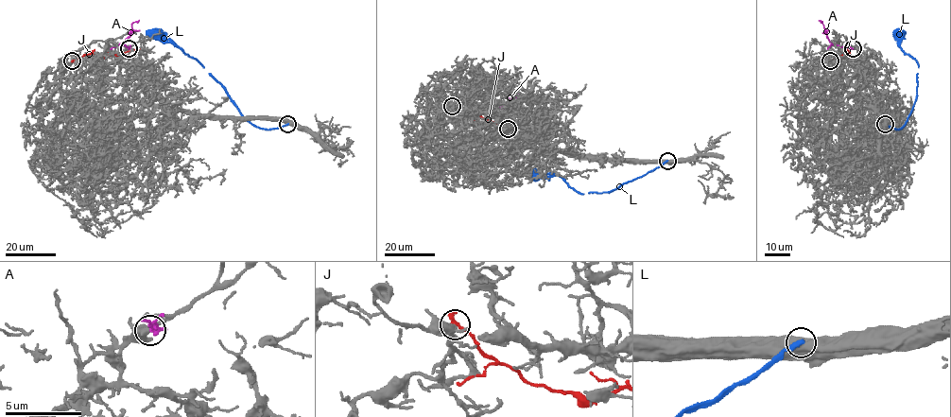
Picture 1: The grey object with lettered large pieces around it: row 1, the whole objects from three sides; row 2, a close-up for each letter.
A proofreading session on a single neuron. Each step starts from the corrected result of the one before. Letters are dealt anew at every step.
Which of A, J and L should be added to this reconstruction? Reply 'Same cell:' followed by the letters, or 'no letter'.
Same cell: no letter

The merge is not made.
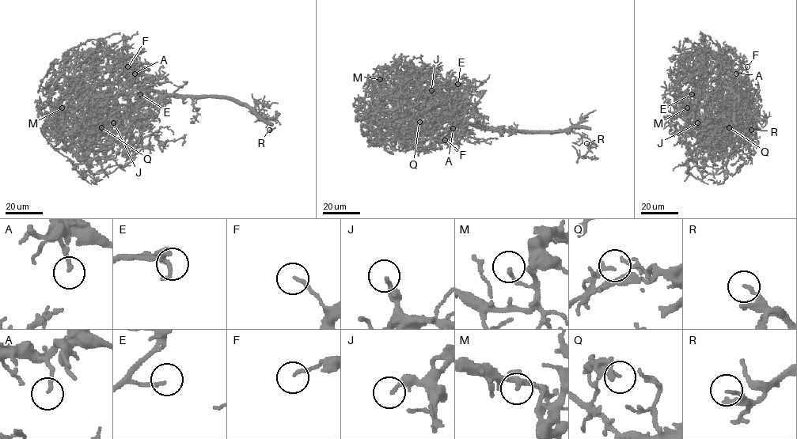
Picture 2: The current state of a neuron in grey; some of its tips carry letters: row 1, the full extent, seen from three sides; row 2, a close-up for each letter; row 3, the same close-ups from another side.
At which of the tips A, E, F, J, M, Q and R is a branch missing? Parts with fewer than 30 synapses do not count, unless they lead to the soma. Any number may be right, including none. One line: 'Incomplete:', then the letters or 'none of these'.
Incomplete: J

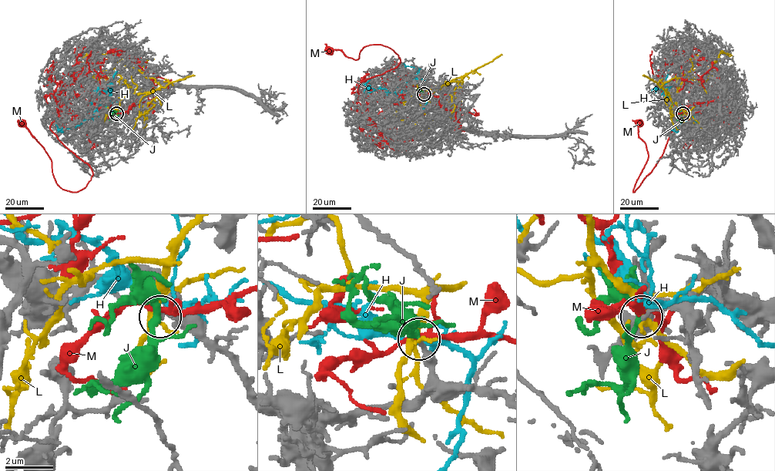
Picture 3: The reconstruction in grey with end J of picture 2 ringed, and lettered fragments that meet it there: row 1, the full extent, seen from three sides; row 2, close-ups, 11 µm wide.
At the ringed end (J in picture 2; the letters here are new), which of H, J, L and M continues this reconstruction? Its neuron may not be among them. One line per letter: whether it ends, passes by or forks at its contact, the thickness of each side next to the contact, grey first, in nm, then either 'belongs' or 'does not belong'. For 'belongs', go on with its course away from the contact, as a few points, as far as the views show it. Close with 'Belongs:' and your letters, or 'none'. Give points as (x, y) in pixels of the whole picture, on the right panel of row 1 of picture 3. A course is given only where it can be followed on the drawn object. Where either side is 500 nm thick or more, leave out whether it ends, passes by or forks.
H: it forks; calibres 400 and 160 nm; does not belong
J: it passes by; calibres 280 and 240 nm; belongs
L: it passes by; calibres 220 and 200 nm; does not belong
M: it forks; calibres 240 and 160 nm; does not belong
Belongs: J

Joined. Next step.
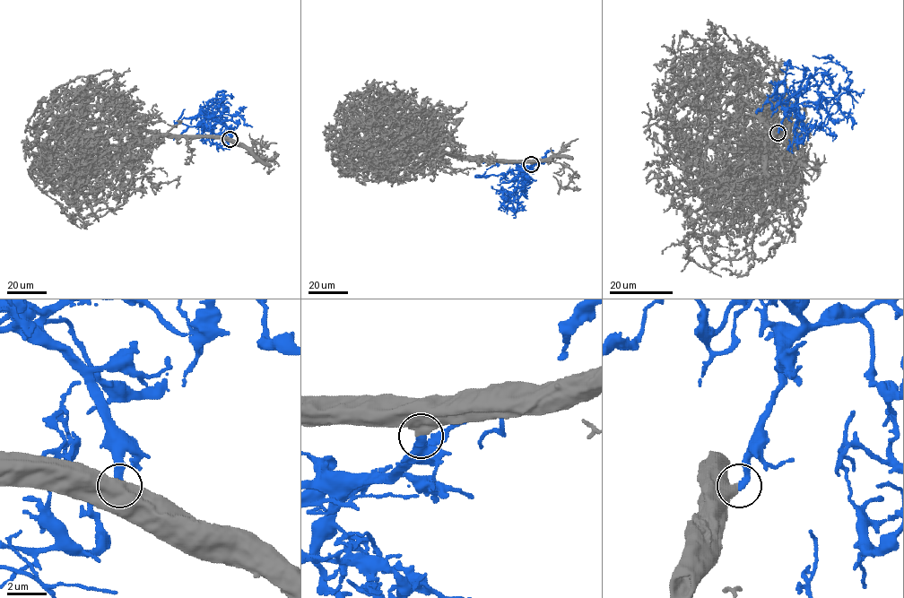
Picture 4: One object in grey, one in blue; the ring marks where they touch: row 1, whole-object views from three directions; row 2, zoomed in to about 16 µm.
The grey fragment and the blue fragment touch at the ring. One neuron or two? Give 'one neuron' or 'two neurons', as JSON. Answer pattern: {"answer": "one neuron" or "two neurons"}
{"answer": "one neuron"}

